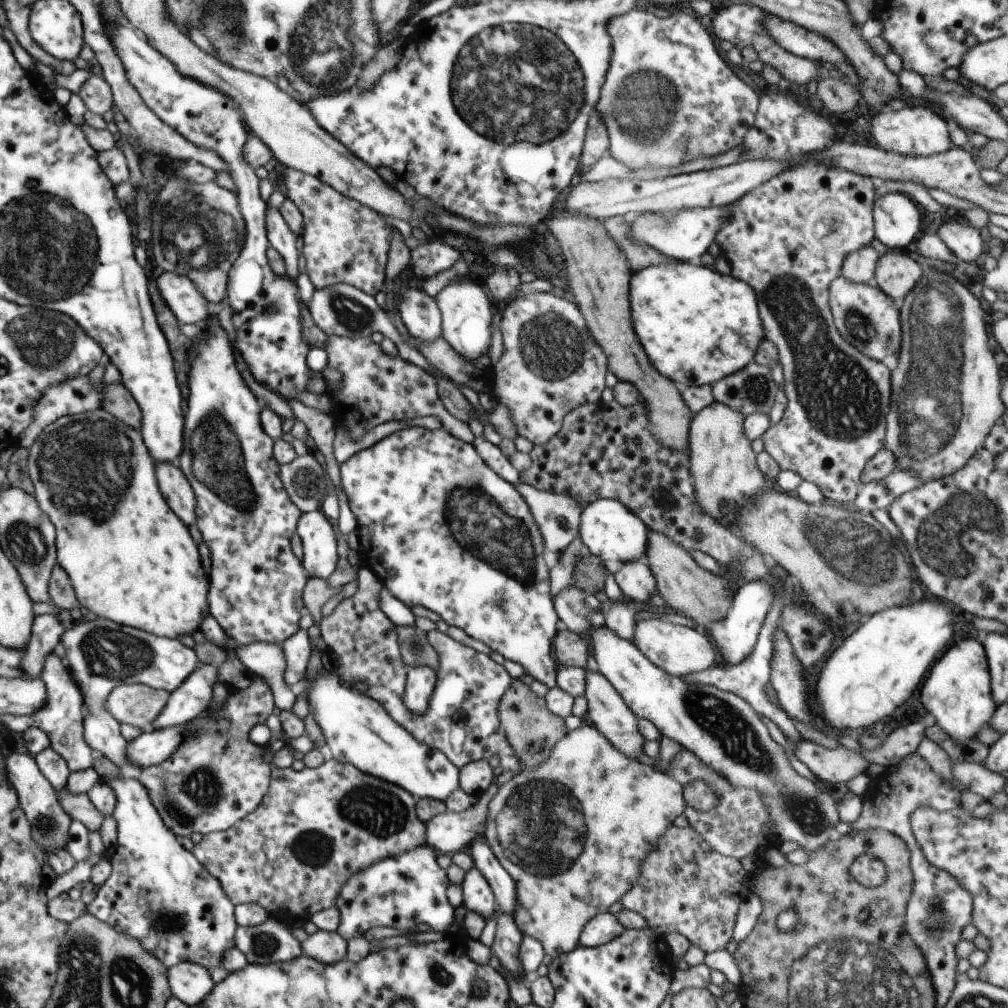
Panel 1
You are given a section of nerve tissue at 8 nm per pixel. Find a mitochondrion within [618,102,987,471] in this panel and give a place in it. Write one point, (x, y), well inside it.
(841, 398)

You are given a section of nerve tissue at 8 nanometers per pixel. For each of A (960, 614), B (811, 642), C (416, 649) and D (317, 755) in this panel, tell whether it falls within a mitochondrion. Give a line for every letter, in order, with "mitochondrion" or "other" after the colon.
A: other
B: other
C: mitochondrion
D: other

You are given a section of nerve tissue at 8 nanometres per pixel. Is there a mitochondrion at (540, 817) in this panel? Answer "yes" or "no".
yes

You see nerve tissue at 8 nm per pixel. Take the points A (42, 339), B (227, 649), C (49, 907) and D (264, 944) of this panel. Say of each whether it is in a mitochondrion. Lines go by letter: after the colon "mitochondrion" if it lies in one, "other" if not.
A: mitochondrion
B: other
C: other
D: mitochondrion

